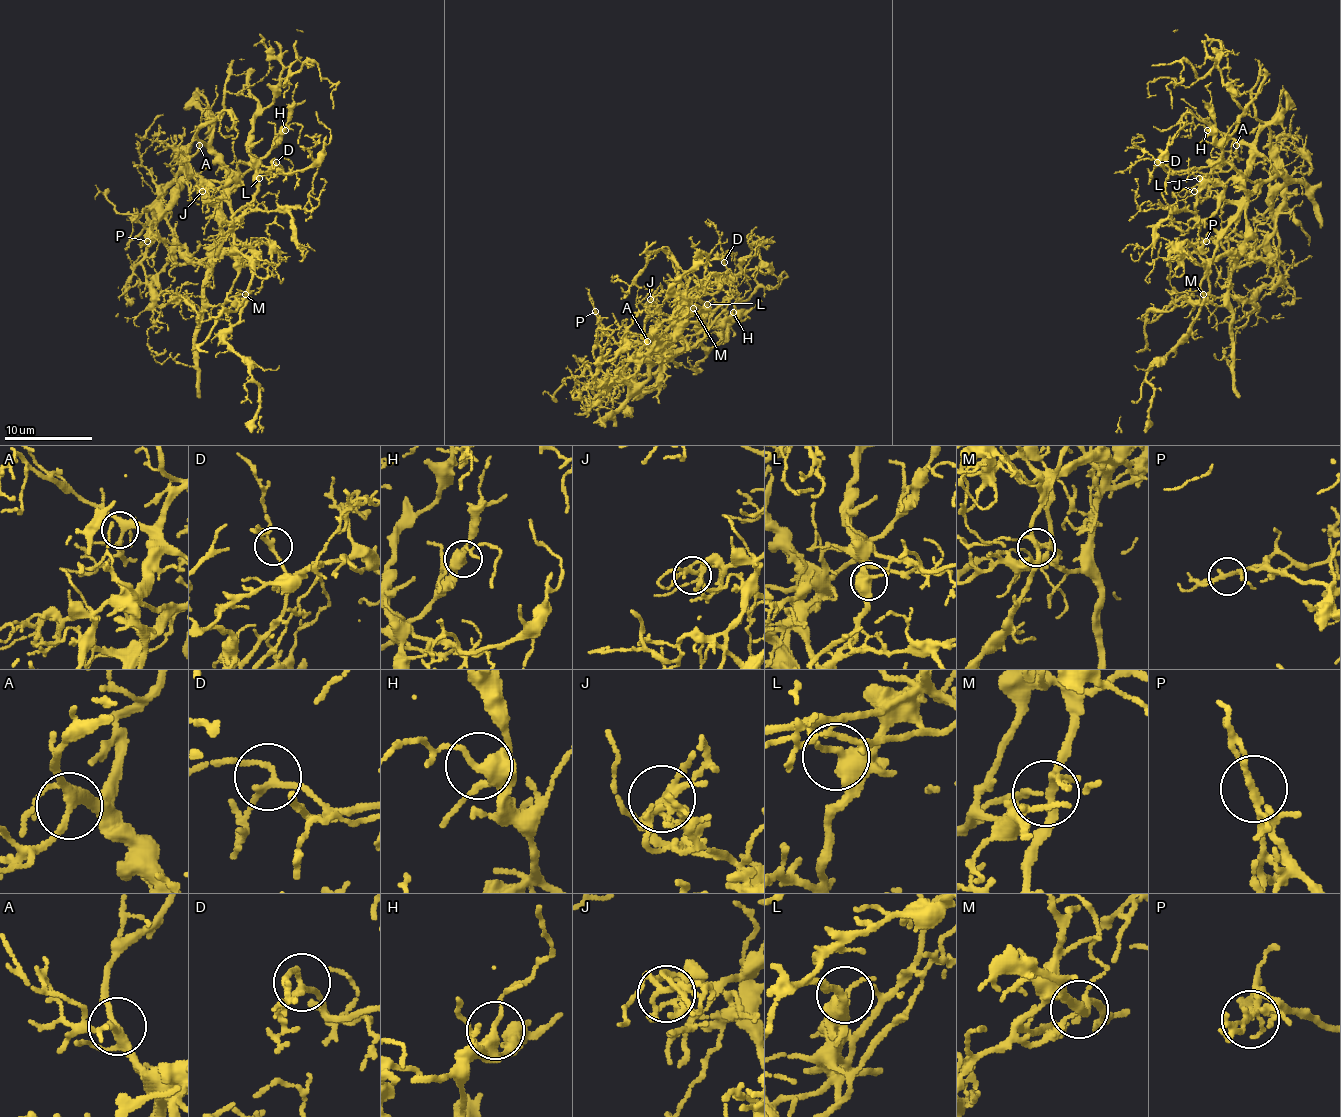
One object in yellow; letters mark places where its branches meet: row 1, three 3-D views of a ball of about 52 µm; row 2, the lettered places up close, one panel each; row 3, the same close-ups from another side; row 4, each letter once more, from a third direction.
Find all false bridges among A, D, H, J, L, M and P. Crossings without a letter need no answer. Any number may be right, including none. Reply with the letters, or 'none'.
M, P

